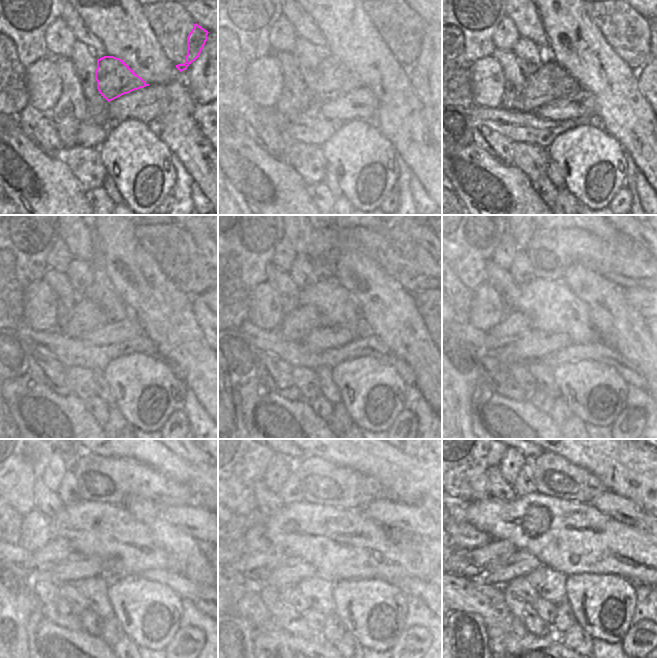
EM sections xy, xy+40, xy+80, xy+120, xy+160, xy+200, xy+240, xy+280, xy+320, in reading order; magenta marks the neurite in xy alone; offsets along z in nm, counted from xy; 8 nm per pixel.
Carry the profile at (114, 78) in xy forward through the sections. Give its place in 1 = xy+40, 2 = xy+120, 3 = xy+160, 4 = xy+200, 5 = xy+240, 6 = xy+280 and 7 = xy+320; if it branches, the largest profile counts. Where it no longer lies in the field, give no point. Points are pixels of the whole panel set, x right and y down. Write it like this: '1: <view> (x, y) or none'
1: xy+40 (334, 79)
2: xy+120 (88, 315)
3: xy+160 (295, 325)
4: xy+200 (514, 325)
5: xy+240 (58, 550)
6: xy+280 (251, 563)
7: xy+320 (465, 563)

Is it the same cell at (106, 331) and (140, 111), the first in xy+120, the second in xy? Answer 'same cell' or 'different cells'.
same cell

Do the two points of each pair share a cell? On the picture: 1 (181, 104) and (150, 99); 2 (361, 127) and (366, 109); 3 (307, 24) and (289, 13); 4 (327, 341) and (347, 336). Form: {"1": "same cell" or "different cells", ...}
{"1": "different cells", "2": "different cells", "3": "same cell", "4": "same cell"}

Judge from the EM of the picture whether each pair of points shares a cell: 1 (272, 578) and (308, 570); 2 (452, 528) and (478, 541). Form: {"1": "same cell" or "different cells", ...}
{"1": "same cell", "2": "same cell"}

